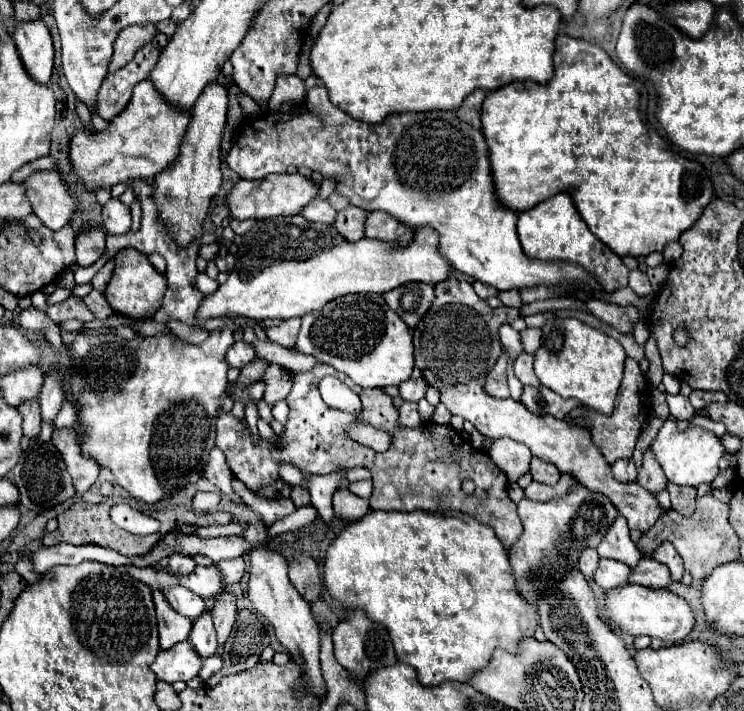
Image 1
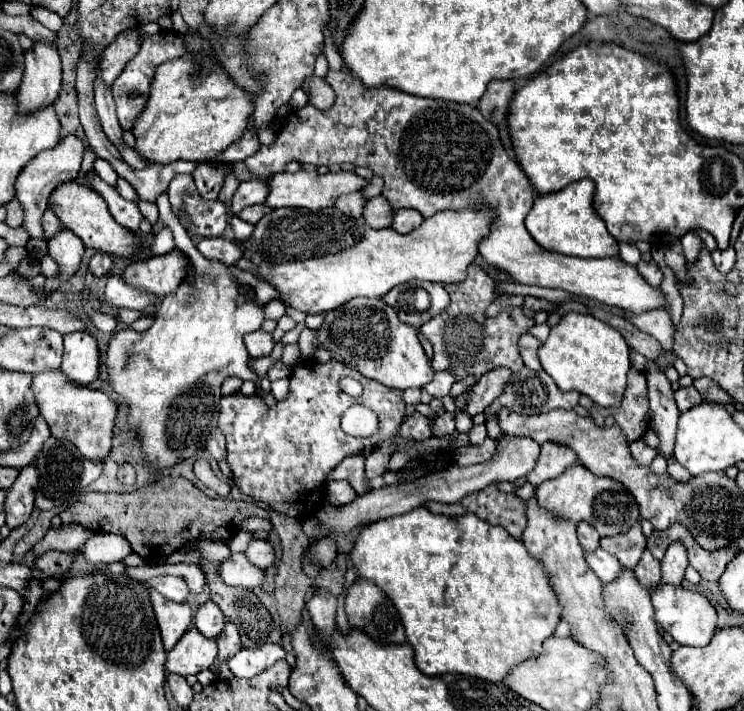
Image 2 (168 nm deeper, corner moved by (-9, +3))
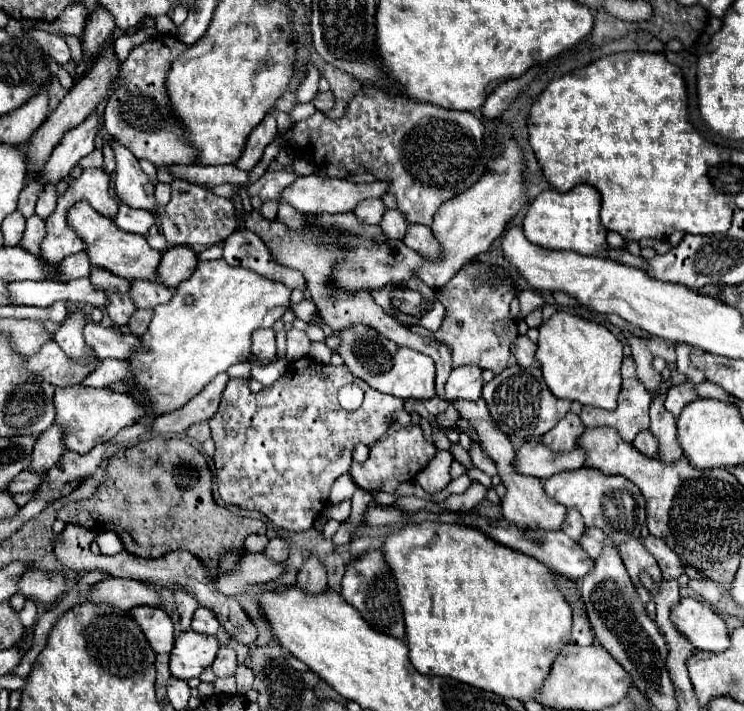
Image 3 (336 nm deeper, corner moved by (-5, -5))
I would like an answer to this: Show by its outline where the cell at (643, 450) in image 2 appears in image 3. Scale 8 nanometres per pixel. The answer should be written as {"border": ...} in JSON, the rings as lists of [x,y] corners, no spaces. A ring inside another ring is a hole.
{"border":[[[642,431],[642,433],[638,433],[638,437],[634,439],[634,445],[636,445],[636,449],[638,449],[640,453],[644,453],[644,455],[658,455],[658,451],[660,451],[658,439],[656,439],[656,435],[654,435],[652,431]]]}

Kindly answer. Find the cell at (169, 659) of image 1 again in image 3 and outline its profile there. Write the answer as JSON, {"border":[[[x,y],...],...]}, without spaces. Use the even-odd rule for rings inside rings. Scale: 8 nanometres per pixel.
{"border":[[[184,631],[176,637],[174,641],[174,649],[170,651],[170,673],[178,679],[190,679],[190,677],[198,677],[206,667],[212,665],[212,661],[216,659],[218,653],[218,639],[212,635],[202,635],[196,631]]]}

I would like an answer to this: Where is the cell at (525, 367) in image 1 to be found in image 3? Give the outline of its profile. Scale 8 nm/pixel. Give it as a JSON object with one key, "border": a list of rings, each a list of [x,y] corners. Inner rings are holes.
{"border":[[[520,335],[512,345],[512,353],[518,359],[518,365],[522,365],[522,367],[538,365],[538,361],[534,357],[534,351],[536,351],[536,345],[526,335]]]}

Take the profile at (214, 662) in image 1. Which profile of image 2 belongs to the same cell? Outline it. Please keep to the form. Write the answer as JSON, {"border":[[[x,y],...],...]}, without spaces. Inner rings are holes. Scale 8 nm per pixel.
{"border":[[[266,643],[258,649],[240,649],[234,657],[228,659],[218,659],[212,665],[212,671],[216,673],[220,667],[228,667],[236,677],[244,677],[244,679],[252,679],[258,673],[262,673],[264,669],[268,669],[270,665],[274,665],[276,661],[284,659],[286,651],[282,649],[282,645],[274,645],[274,643]]]}

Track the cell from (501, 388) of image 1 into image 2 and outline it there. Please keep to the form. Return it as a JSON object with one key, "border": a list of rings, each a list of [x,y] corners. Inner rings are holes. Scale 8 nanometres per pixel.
{"border":[[[504,367],[492,369],[492,371],[484,373],[480,377],[480,381],[472,387],[470,405],[466,407],[466,413],[468,415],[478,415],[486,407],[490,407],[492,401],[498,399],[504,393],[504,387],[510,381],[510,377],[512,377],[512,371],[510,369],[504,369]]]}

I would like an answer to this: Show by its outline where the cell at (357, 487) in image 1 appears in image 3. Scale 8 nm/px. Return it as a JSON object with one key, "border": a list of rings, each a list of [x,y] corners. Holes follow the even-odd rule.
{"border":[[[410,425],[410,427],[402,427],[390,435],[386,435],[384,439],[376,441],[370,449],[370,457],[366,463],[354,463],[350,469],[350,475],[354,479],[354,483],[364,489],[364,491],[396,491],[396,487],[400,483],[412,481],[426,465],[428,461],[436,455],[436,447],[434,443],[424,439],[424,433],[420,429],[420,425]]]}

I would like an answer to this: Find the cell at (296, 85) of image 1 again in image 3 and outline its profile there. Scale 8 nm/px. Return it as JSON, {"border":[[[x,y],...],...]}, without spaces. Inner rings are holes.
{"border":[[[328,91],[328,93],[318,93],[318,95],[314,97],[312,105],[314,105],[318,111],[322,111],[322,113],[332,111],[332,109],[334,109],[334,95],[332,95],[332,91]]]}

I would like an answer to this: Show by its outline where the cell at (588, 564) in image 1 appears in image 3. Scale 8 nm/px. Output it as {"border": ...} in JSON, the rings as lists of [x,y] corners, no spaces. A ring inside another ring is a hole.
{"border":[[[568,509],[568,511],[566,511],[566,517],[564,517],[564,523],[562,523],[562,531],[564,531],[570,539],[578,541],[578,539],[582,537],[584,529],[586,529],[586,527],[584,527],[584,521],[582,521],[580,511],[578,511],[578,509]]]}

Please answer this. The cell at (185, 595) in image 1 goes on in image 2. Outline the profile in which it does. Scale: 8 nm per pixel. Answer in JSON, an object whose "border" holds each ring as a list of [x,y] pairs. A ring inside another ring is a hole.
{"border":[[[170,575],[168,577],[156,577],[156,579],[150,579],[146,585],[154,587],[166,599],[176,601],[176,603],[186,603],[190,597],[190,589],[180,577],[170,577]]]}

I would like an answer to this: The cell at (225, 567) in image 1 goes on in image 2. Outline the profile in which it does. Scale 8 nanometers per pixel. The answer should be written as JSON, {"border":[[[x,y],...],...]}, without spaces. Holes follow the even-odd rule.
{"border":[[[252,541],[246,549],[246,557],[252,565],[258,565],[260,569],[268,569],[274,563],[274,549],[268,541]]]}

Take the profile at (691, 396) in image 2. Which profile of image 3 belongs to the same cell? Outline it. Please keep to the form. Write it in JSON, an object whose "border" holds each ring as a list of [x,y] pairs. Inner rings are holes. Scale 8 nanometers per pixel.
{"border":[[[686,379],[686,381],[676,383],[676,385],[672,385],[672,387],[668,389],[666,409],[668,409],[674,417],[678,417],[680,411],[682,411],[690,401],[694,401],[694,399],[698,399],[696,385],[694,385],[690,379]]]}

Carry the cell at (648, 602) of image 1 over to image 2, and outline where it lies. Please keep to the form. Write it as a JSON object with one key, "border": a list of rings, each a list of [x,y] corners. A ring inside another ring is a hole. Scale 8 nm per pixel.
{"border":[[[658,583],[654,587],[650,587],[650,597],[652,597],[652,605],[654,605],[654,619],[656,625],[660,629],[664,629],[668,635],[672,635],[672,639],[680,645],[692,645],[692,647],[704,647],[710,643],[714,631],[716,631],[716,611],[710,605],[710,601],[698,593],[698,591],[690,591],[682,585],[664,585]]]}

